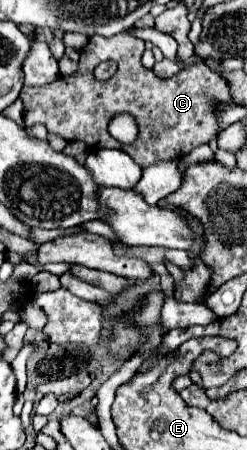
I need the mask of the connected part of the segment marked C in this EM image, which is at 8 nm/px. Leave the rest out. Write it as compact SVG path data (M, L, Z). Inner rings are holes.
M127 32L111 36L109 40L91 36L81 48L79 68L75 74L59 76L55 82L41 88L21 90L25 126L43 124L49 132L55 132L65 140L83 140L89 148L119 148L141 168L155 160L169 160L179 152L191 152L215 138L217 118L213 118L213 106L217 102L231 102L229 84L221 76L213 74L201 58L197 64L183 68L173 78L159 80L141 64L143 50L143 40L133 38ZM105 60L115 60L119 68L113 78L101 82L95 80L93 70ZM119 112L129 112L139 122L139 136L133 144L121 144L107 132L107 122Z

